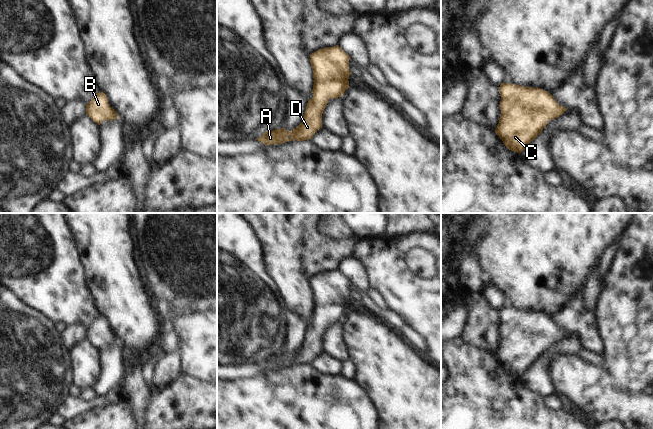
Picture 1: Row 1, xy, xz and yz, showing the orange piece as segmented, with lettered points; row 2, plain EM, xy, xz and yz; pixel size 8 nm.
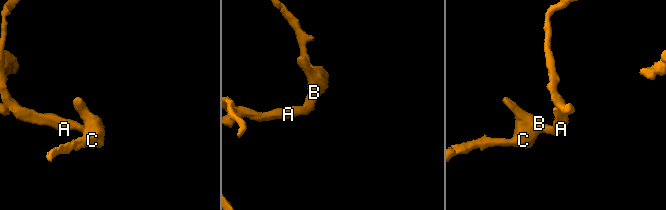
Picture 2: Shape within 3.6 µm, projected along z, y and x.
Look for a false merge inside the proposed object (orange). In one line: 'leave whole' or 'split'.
leave whole

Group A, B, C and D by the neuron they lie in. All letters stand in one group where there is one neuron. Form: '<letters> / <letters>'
A B C D

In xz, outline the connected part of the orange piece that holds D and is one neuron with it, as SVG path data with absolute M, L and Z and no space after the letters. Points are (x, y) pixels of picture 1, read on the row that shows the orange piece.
M338 45L312 53L310 63L314 78L313 98L308 100L301 124L289 132L284 127L264 131L263 136L255 140L264 145L310 140L316 131L322 128L322 114L328 99L342 97L349 88L349 59L350 56Z

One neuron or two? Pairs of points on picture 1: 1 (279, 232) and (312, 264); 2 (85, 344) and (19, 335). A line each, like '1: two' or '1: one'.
1: one
2: two

